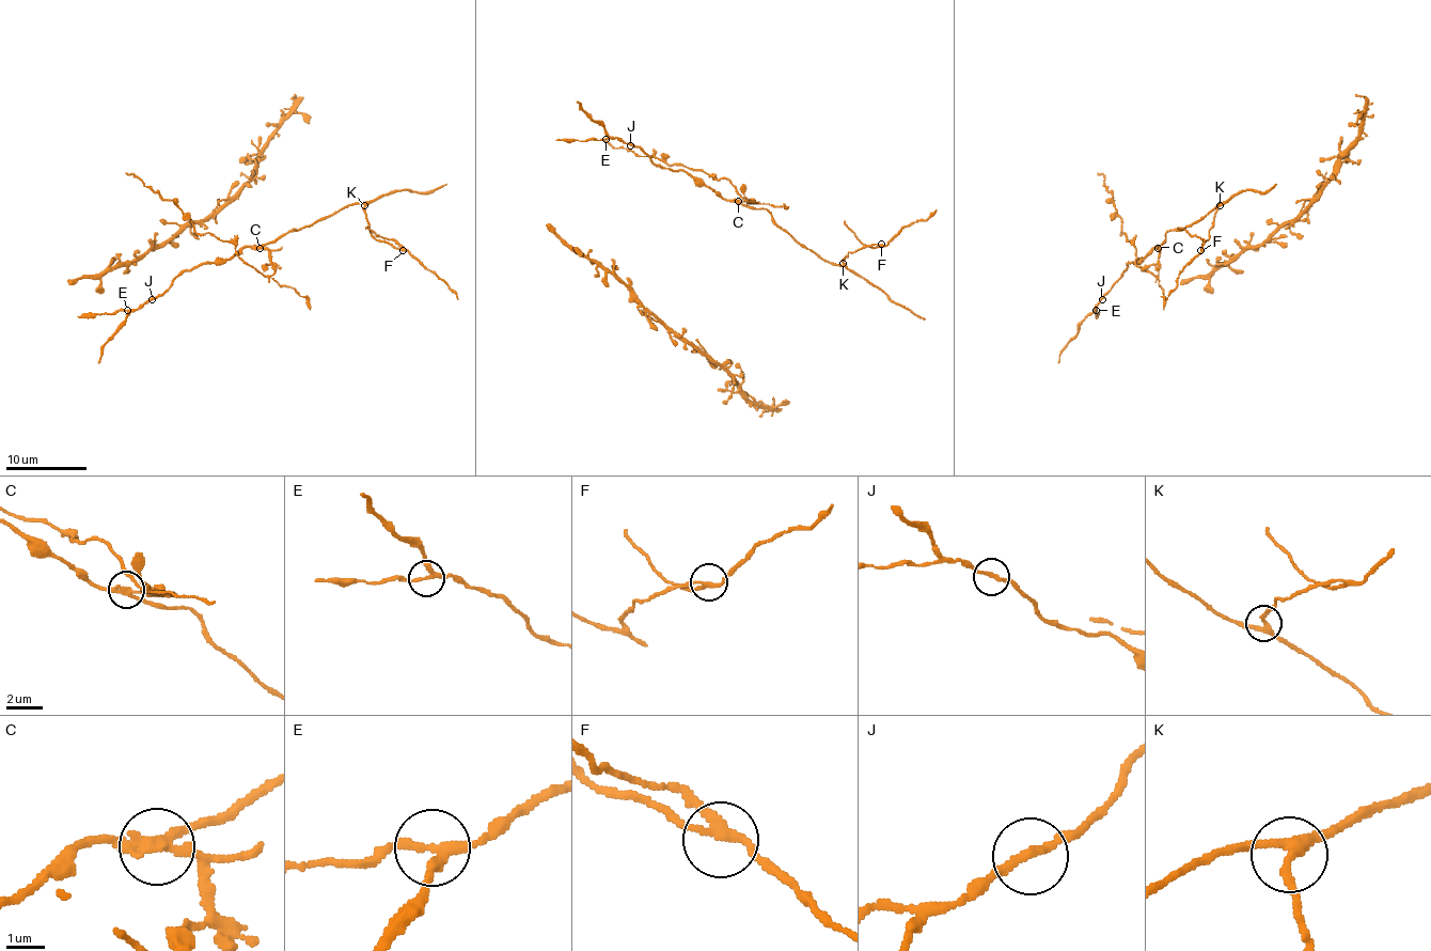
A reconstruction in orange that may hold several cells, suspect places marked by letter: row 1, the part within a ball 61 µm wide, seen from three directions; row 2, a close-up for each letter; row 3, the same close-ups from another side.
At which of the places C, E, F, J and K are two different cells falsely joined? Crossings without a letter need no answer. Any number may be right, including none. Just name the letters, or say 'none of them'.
C, E

